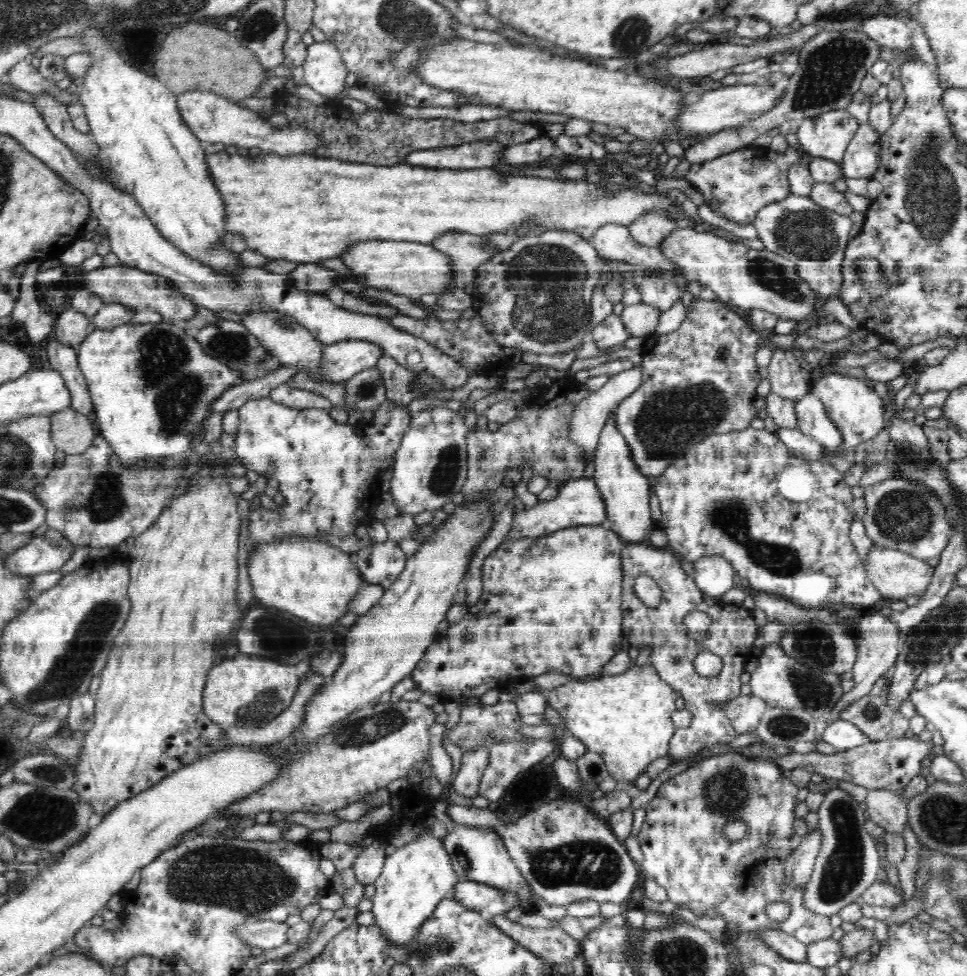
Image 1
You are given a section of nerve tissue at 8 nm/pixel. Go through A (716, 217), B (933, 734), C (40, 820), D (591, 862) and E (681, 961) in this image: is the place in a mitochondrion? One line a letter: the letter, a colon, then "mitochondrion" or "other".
A: other
B: other
C: mitochondrion
D: mitochondrion
E: mitochondrion

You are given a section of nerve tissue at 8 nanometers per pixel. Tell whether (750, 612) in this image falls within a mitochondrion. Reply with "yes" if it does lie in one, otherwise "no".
no

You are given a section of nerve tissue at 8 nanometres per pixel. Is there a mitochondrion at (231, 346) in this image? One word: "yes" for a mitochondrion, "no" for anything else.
yes

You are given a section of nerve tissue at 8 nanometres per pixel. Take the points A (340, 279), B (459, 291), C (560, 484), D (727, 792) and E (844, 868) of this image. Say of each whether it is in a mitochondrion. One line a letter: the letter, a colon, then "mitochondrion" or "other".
A: other
B: other
C: other
D: mitochondrion
E: mitochondrion

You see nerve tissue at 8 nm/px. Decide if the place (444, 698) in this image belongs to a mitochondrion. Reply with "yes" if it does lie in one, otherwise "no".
no

